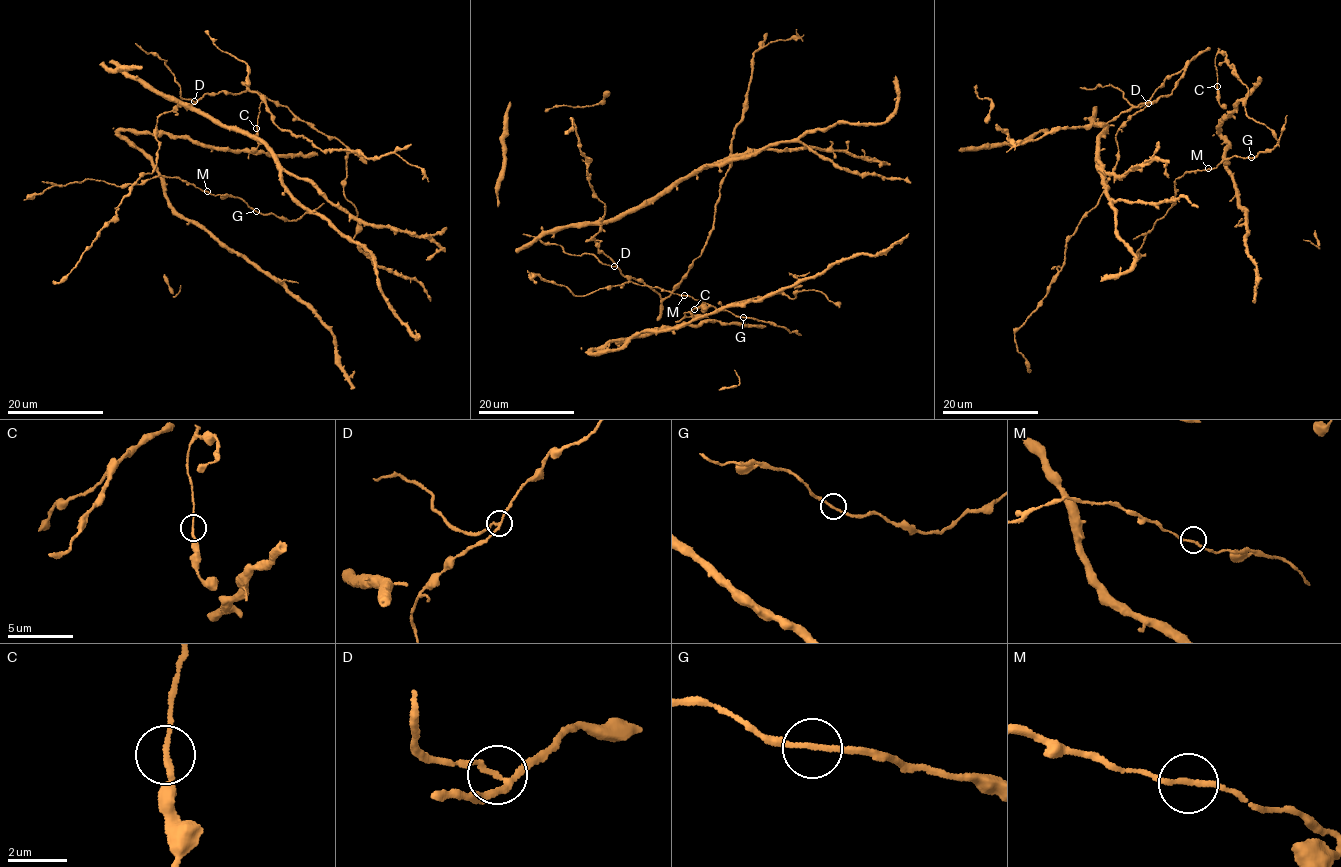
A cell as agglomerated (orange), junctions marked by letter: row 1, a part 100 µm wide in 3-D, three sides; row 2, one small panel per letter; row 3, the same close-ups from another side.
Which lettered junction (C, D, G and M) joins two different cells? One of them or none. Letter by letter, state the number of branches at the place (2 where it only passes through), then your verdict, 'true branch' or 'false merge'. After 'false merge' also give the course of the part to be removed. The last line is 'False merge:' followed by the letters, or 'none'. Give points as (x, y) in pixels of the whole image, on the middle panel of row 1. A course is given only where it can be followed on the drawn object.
C: 2 branches meet; true branch
D: 3 branches meet; false merge; foreign part runs (614, 267), (602, 264), (590, 254), (575, 255), (559, 245), (542, 243), (523, 234)
G: 2 branches meet; true branch
M: 2 branches meet; true branch
False merge: D

